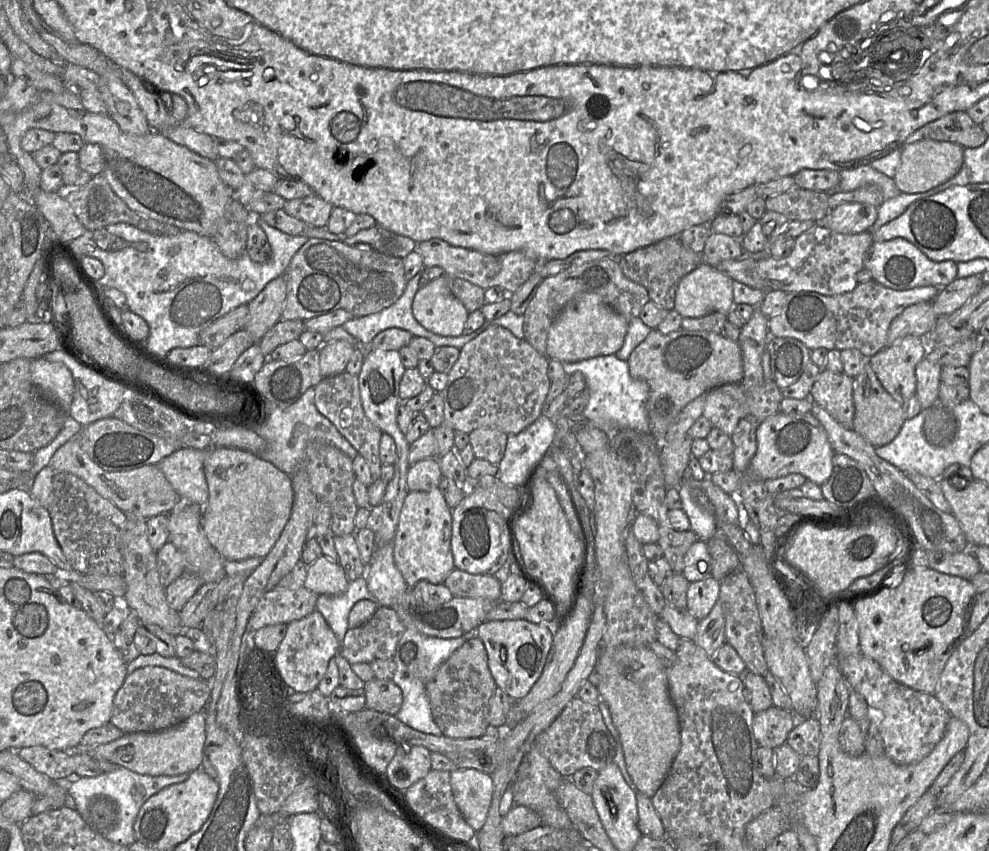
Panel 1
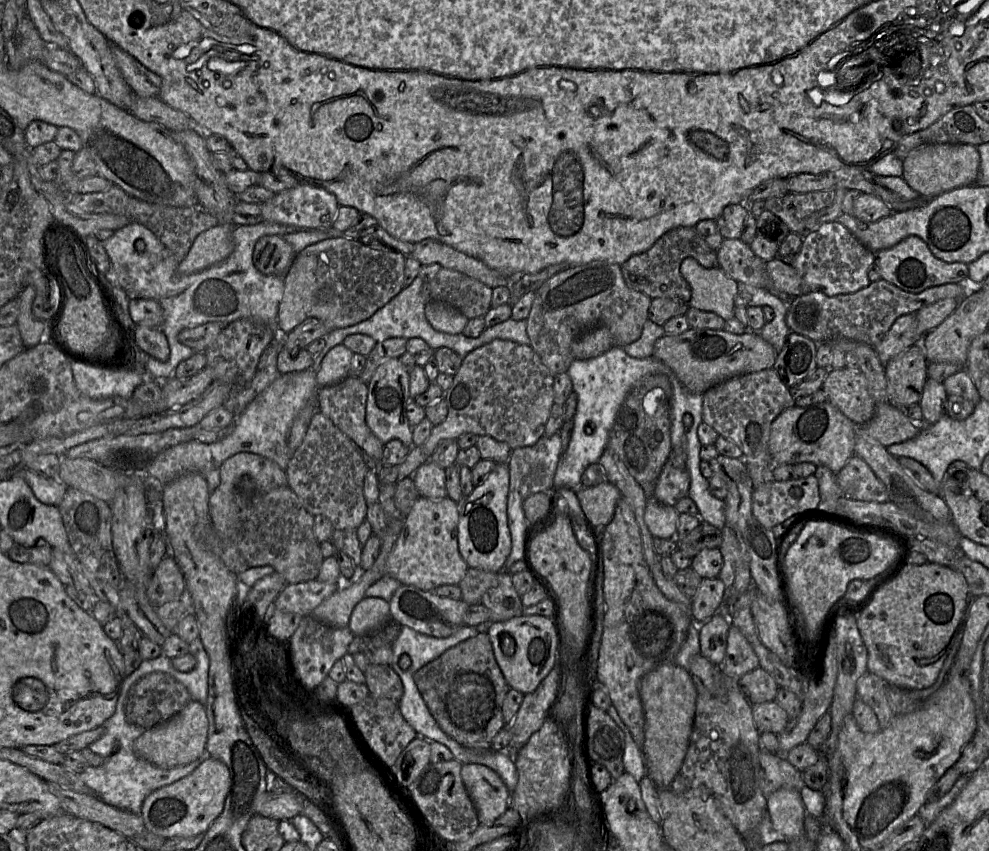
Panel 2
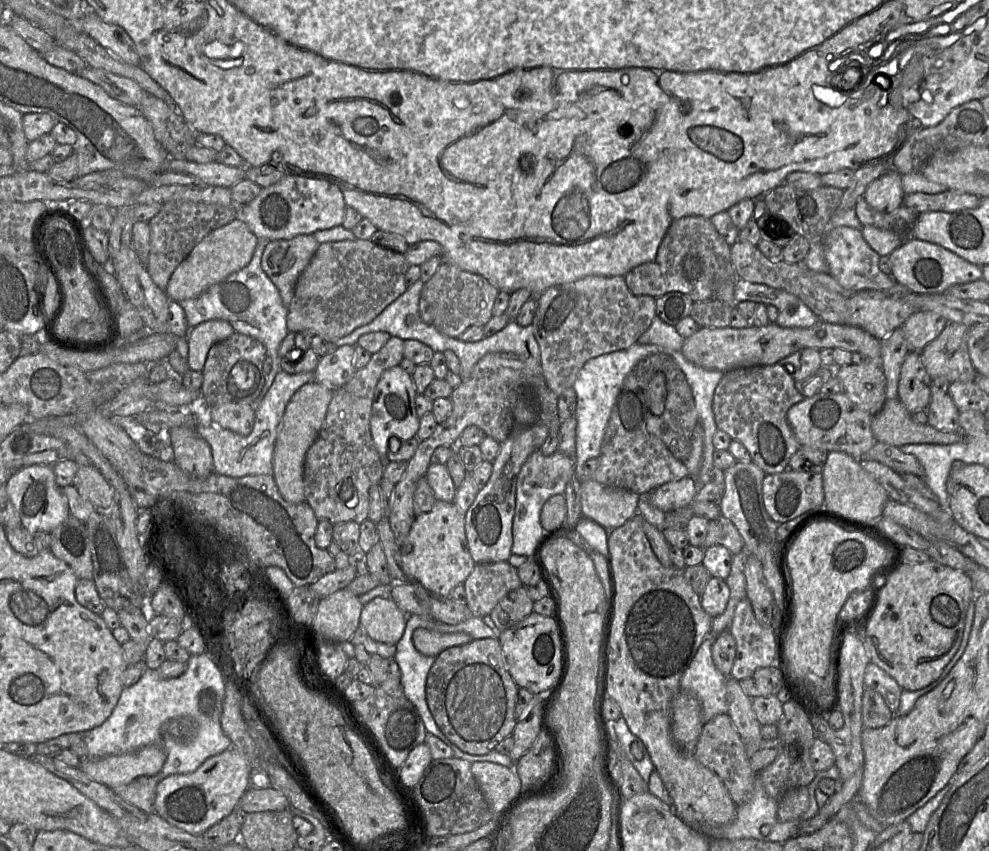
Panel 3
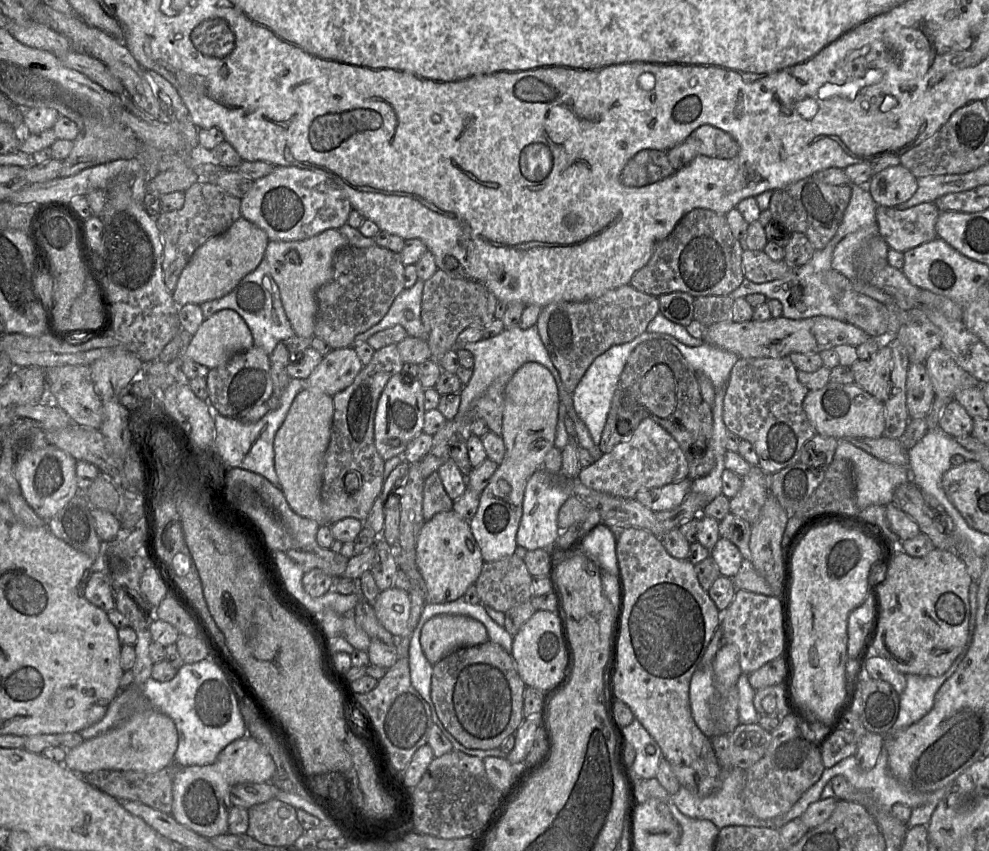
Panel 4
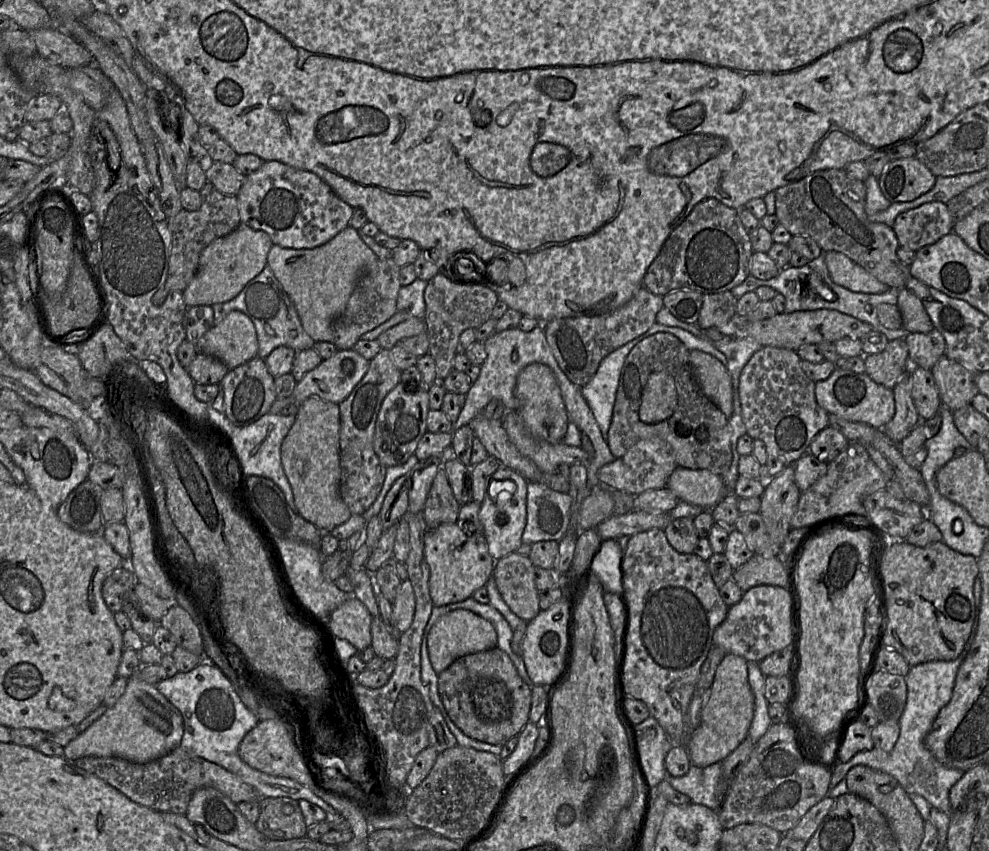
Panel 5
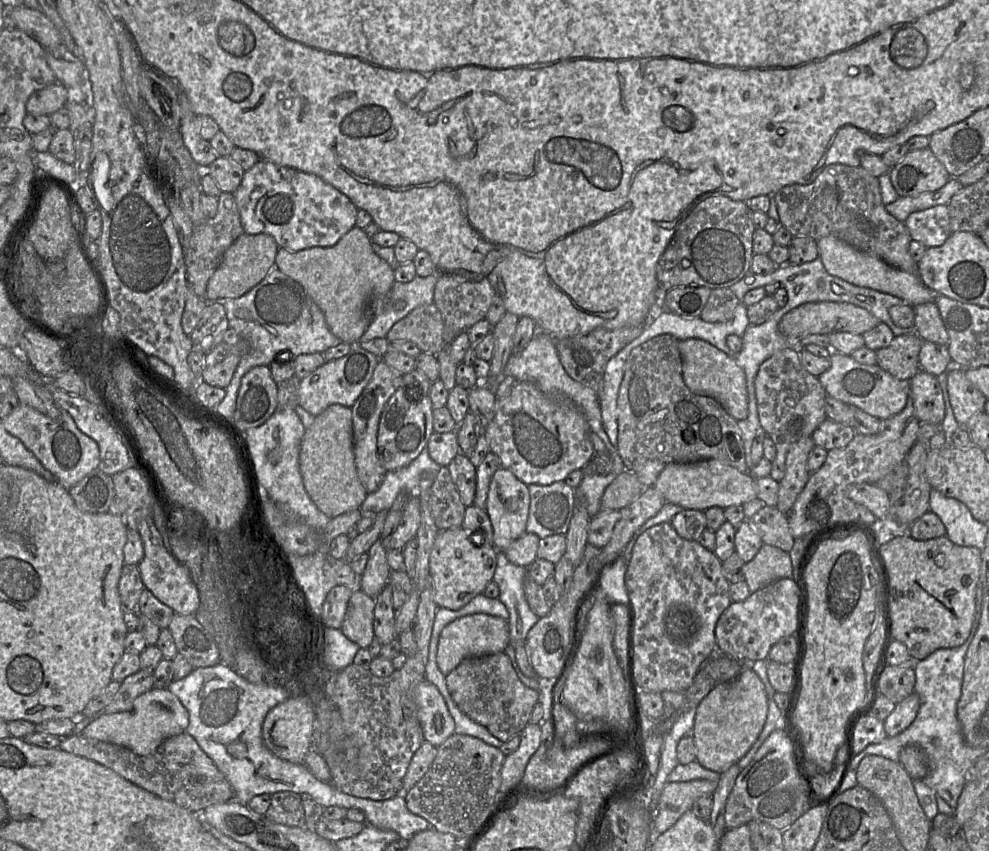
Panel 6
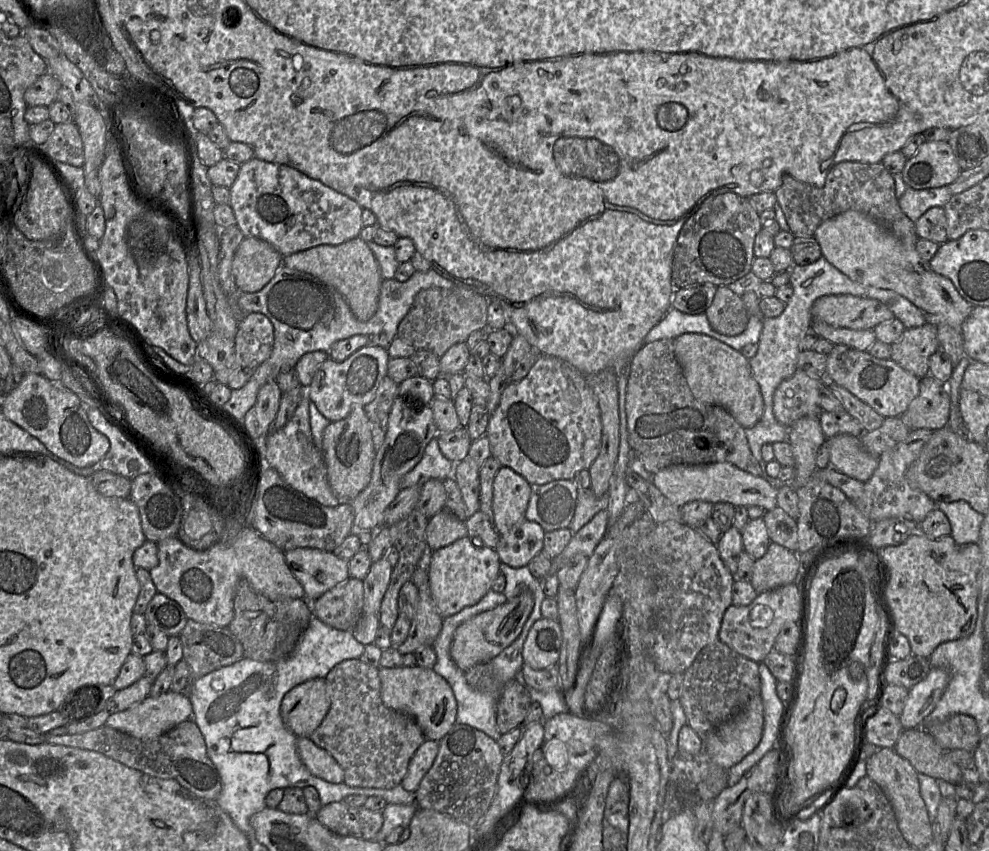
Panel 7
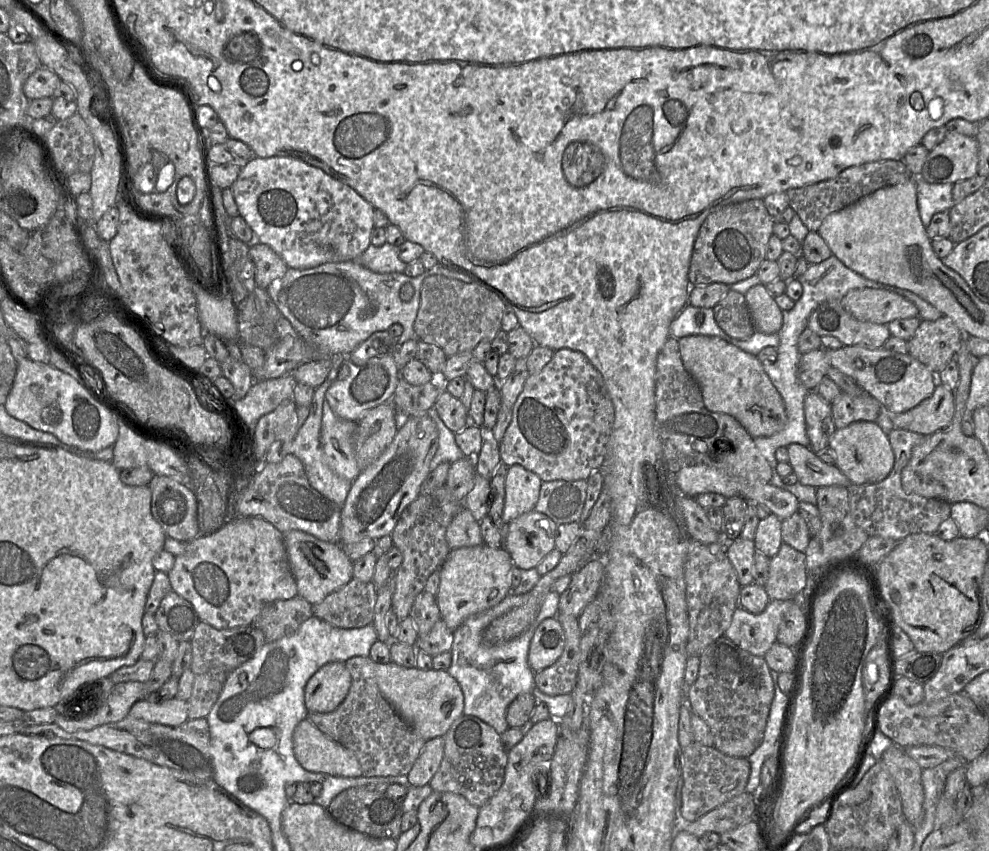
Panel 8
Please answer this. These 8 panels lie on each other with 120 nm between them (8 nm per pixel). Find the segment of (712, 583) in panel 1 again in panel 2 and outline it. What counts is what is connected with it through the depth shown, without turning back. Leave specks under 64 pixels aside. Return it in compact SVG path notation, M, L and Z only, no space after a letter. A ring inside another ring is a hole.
M717 578L702 579L696 595L691 600L692 618L696 623L703 623L721 610L724 584Z

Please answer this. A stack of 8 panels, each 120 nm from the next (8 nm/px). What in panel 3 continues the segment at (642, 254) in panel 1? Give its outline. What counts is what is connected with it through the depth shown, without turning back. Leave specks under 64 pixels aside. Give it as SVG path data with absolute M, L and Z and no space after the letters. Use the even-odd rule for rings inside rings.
M685 216L673 222L668 228L657 250L656 258L643 263L624 275L629 290L635 295L661 297L669 292L681 292L688 295L693 302L708 301L714 298L714 283L736 277L731 260L731 246L719 234L711 220L702 216Z

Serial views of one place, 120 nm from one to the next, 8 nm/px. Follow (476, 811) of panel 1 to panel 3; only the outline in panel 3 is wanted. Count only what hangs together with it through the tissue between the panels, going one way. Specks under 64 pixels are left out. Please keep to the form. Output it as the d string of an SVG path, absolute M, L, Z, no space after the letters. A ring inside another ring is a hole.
M477 761L471 763L471 772L494 815L522 789L515 762L508 768L493 762Z

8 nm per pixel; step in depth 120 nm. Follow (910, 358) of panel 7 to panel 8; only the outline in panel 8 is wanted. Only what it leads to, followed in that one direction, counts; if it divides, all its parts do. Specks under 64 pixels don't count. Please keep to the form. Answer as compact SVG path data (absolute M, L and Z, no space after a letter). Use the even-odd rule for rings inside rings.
M941 316L935 321L924 320L921 322L914 336L908 340L908 353L937 374L951 360L955 359L955 355L965 336L955 322L947 316Z

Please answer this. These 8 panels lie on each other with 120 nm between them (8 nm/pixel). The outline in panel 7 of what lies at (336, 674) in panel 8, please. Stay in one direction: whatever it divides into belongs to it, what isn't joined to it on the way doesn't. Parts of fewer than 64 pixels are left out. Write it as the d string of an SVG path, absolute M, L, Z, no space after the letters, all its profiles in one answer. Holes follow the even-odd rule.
M324 678L307 680L288 691L280 705L285 725L297 737L309 737L330 708Z

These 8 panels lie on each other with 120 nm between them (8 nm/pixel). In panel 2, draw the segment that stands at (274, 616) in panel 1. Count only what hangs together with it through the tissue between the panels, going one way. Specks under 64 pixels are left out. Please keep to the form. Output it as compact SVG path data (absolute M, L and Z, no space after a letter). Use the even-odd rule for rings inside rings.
M310 580L287 584L274 601L274 612L285 611L298 615L310 615L325 599L340 588L339 583Z

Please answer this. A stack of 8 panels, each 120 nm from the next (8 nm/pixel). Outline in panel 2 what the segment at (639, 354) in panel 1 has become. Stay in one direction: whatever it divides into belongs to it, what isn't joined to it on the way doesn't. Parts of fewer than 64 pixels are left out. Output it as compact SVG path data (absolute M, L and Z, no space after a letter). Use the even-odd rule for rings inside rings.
M690 328L679 335L660 337L653 346L651 356L669 367L690 392L704 394L727 379L771 369L777 355L770 343L750 329L736 335L724 330Z

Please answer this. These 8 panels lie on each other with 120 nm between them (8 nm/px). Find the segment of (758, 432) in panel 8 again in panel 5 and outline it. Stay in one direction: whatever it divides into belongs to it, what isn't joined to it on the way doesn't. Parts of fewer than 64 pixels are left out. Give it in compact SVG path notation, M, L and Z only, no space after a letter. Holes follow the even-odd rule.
M700 350L689 351L693 375L703 393L728 417L733 413L732 378L720 360Z

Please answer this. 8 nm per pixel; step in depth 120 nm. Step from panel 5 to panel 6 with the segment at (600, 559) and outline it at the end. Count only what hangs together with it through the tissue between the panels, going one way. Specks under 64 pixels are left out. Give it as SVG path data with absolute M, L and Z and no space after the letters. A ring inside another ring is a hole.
M621 556L613 563L603 567L594 584L598 595L620 608L628 604L629 597L625 586L626 562Z

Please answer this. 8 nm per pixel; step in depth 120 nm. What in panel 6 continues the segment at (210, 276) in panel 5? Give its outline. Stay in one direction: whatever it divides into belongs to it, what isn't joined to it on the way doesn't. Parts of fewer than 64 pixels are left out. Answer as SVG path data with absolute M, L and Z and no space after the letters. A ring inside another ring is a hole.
M242 233L225 251L221 262L210 277L205 299L209 302L218 299L238 298L256 286L275 263L279 249L275 239L266 233Z

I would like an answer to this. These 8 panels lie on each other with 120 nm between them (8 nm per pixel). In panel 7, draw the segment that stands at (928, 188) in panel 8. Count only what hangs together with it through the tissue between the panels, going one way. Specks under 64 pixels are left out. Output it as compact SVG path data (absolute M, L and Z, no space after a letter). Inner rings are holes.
M949 186L929 189L907 188L898 204L904 214L914 223L930 208L944 207L952 197Z

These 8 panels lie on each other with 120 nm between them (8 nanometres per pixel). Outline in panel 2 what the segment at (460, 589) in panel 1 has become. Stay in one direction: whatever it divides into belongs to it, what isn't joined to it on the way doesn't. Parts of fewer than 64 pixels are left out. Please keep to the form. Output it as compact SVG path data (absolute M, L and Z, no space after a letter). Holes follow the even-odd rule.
M508 571L499 572L498 585L483 595L481 604L490 611L489 623L503 622L523 615L521 596L513 587Z

